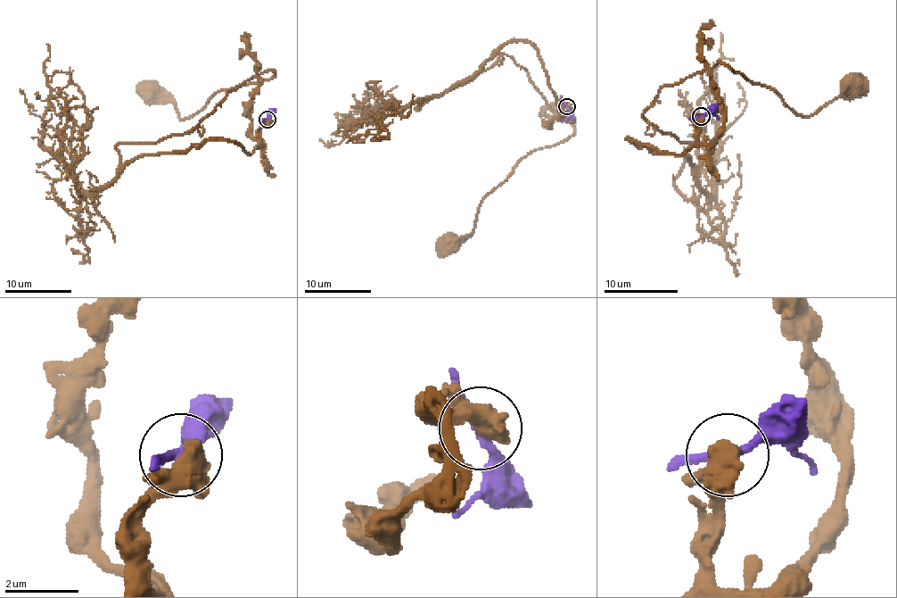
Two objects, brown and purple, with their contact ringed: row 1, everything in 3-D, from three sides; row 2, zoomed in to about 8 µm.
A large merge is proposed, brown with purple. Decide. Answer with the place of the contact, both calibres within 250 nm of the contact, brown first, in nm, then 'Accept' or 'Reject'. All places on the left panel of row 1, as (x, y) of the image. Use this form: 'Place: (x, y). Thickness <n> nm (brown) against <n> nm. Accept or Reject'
Place: (267, 119). Thickness 440 nm (brown) against 220 nm. Reject

